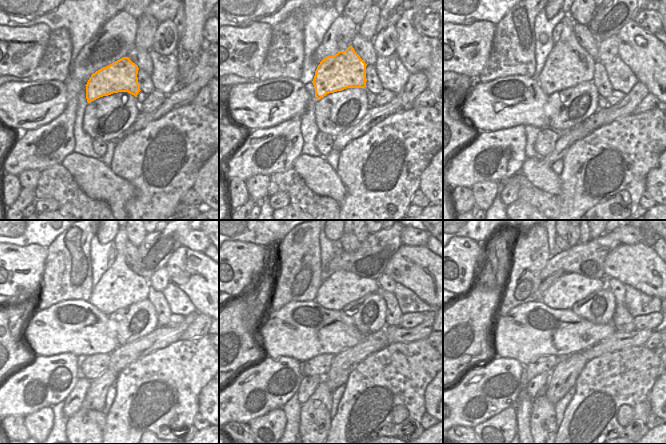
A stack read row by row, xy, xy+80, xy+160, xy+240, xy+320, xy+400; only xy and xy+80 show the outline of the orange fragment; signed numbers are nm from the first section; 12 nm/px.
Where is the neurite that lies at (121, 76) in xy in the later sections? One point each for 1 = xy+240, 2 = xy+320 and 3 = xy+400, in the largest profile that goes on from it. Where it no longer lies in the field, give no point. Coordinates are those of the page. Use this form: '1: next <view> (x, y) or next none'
1: next xy+240 (119, 287)
2: next xy+320 (340, 288)
3: next xy+400 (565, 291)

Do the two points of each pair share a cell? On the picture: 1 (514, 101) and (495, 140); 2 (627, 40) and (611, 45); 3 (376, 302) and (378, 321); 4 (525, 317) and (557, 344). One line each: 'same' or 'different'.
1: different
2: different
3: same
4: same

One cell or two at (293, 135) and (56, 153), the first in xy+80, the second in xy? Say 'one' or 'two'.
one

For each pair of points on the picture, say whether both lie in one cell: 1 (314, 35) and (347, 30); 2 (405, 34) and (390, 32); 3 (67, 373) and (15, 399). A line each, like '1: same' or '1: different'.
1: different
2: different
3: same

